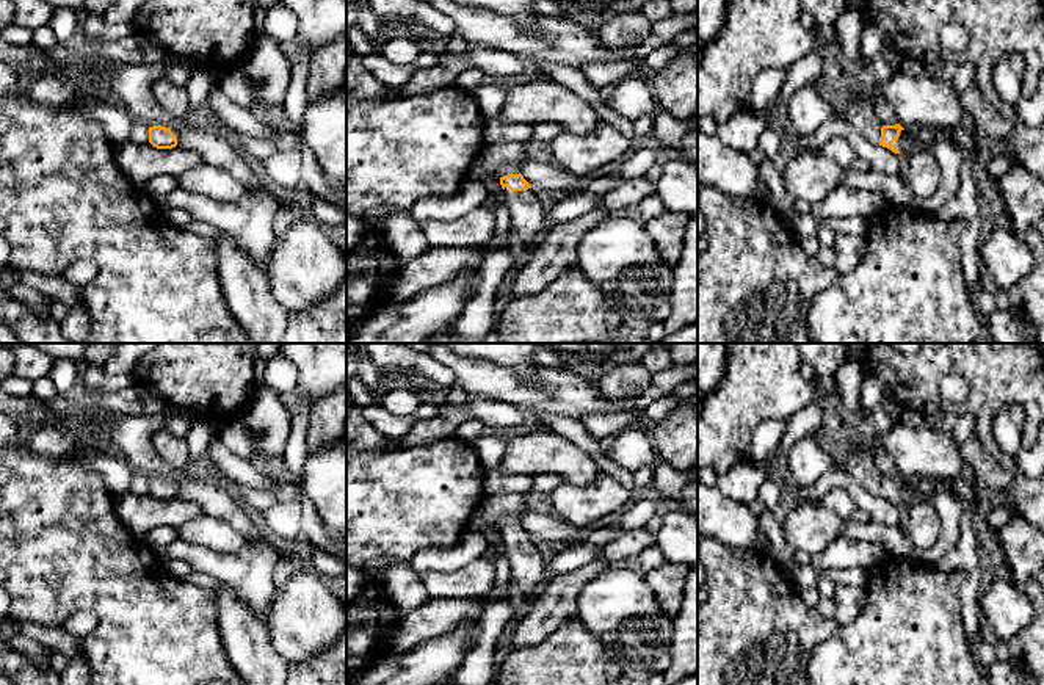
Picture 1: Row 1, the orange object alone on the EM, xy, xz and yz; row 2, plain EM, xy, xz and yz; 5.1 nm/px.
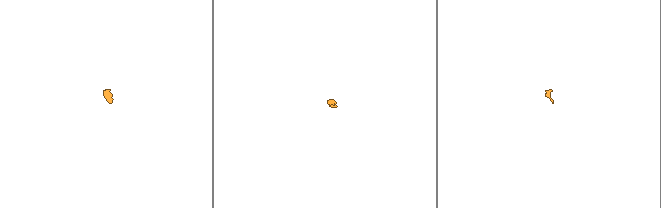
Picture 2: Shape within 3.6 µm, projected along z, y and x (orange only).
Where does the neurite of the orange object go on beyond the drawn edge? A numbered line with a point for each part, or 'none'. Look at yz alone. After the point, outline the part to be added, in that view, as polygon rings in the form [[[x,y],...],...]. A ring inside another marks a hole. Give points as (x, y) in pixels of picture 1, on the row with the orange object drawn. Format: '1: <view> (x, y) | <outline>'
1: yz (858, 110) | [[[834,74],[815,80],[812,85],[831,99],[836,113],[842,114],[870,143],[879,144],[881,125],[870,99],[857,92],[856,88],[843,92],[839,88],[839,77]]]
2: yz (949, 157) | [[[911,127],[901,130],[898,140],[892,144],[904,158],[919,150],[928,150],[933,154],[939,165],[941,174],[936,194],[926,199],[917,198],[906,185],[903,176],[887,176],[875,169],[870,169],[868,172],[859,172],[856,169],[846,168],[842,185],[854,190],[878,191],[889,204],[930,215],[934,215],[947,201],[956,198],[961,185],[962,152],[955,143],[948,140],[939,140],[937,143],[922,146],[915,140],[915,127]]]

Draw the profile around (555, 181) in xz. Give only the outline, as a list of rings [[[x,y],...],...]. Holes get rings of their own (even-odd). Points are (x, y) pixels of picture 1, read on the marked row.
[[[528,161],[520,168],[524,179],[536,190],[552,196],[571,196],[585,190],[586,180],[561,166]]]

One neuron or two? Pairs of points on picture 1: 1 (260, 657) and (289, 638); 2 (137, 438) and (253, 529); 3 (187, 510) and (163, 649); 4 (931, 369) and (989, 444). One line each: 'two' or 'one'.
1: two
2: one
3: two
4: one

